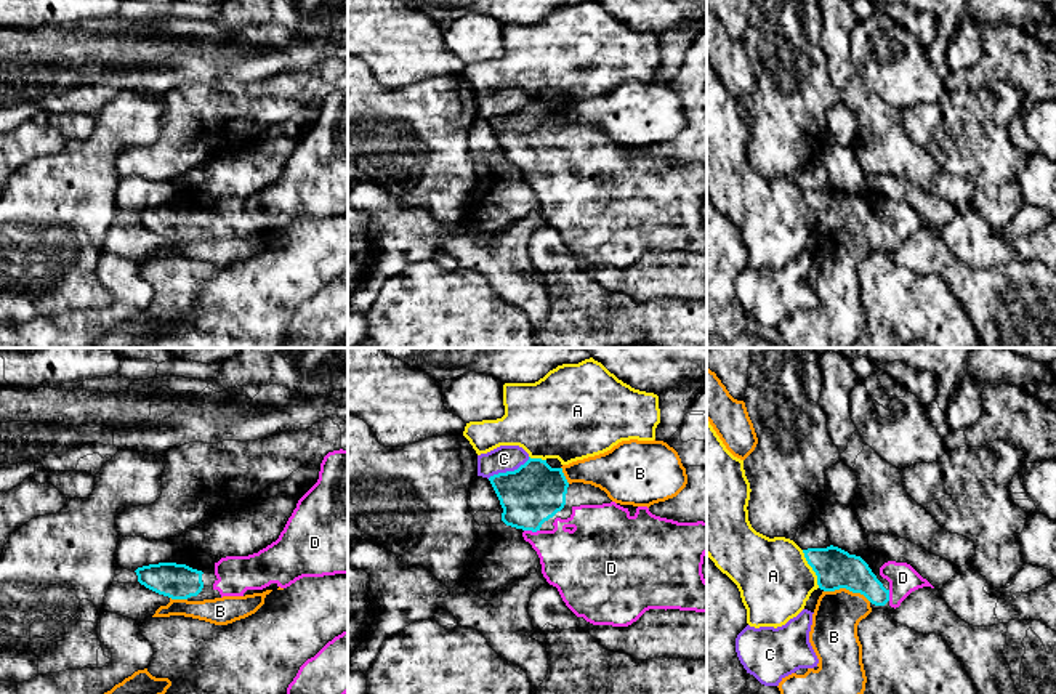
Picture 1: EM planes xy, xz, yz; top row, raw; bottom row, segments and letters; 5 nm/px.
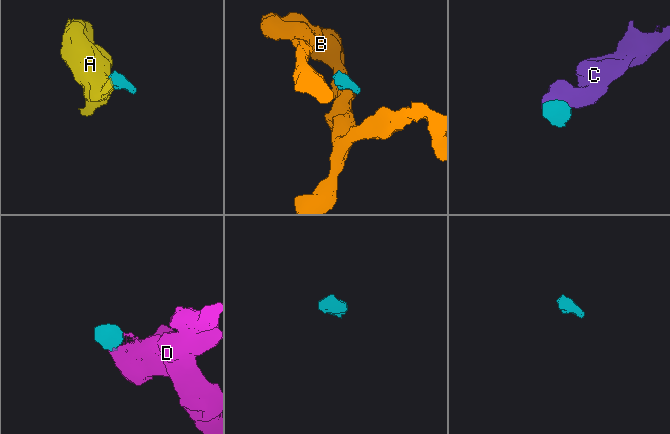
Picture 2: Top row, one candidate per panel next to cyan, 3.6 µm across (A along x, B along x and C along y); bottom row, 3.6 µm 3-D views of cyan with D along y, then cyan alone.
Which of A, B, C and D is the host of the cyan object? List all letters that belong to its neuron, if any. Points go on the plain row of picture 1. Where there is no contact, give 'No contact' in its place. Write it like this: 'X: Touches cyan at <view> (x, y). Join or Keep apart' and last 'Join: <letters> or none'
A: Touches cyan at yz (813, 210). Keep apart
B: Touches cyan at yz (848, 229). Keep apart
C: Touches cyan at xz (508, 112). Keep apart
D: Touches cyan at xz (532, 172). Join
Join: D

